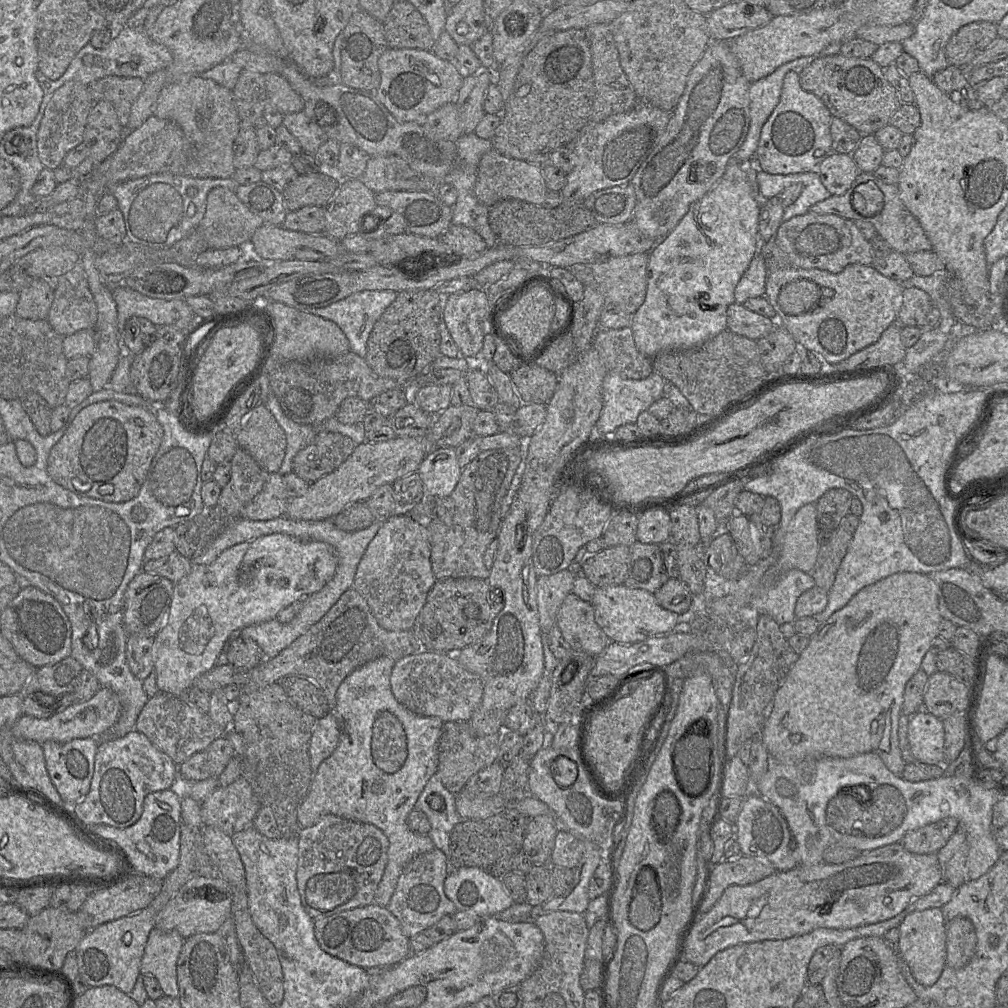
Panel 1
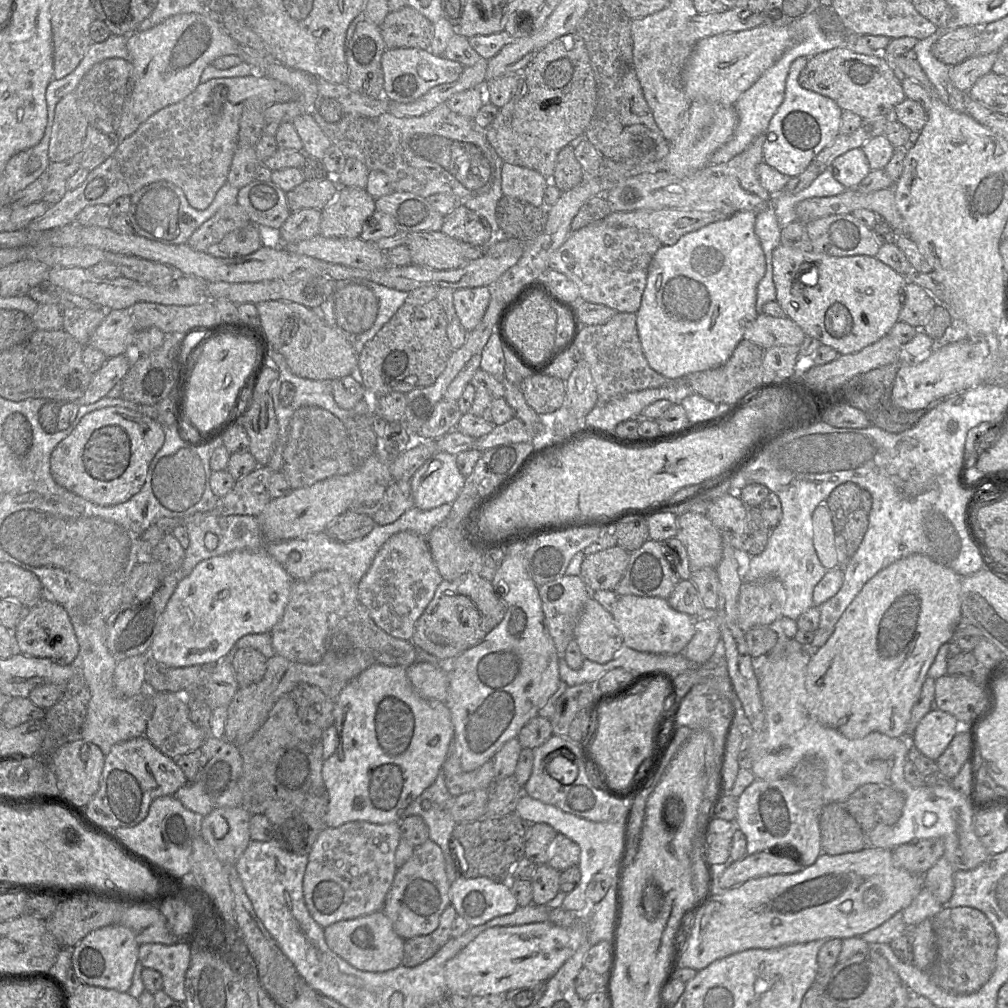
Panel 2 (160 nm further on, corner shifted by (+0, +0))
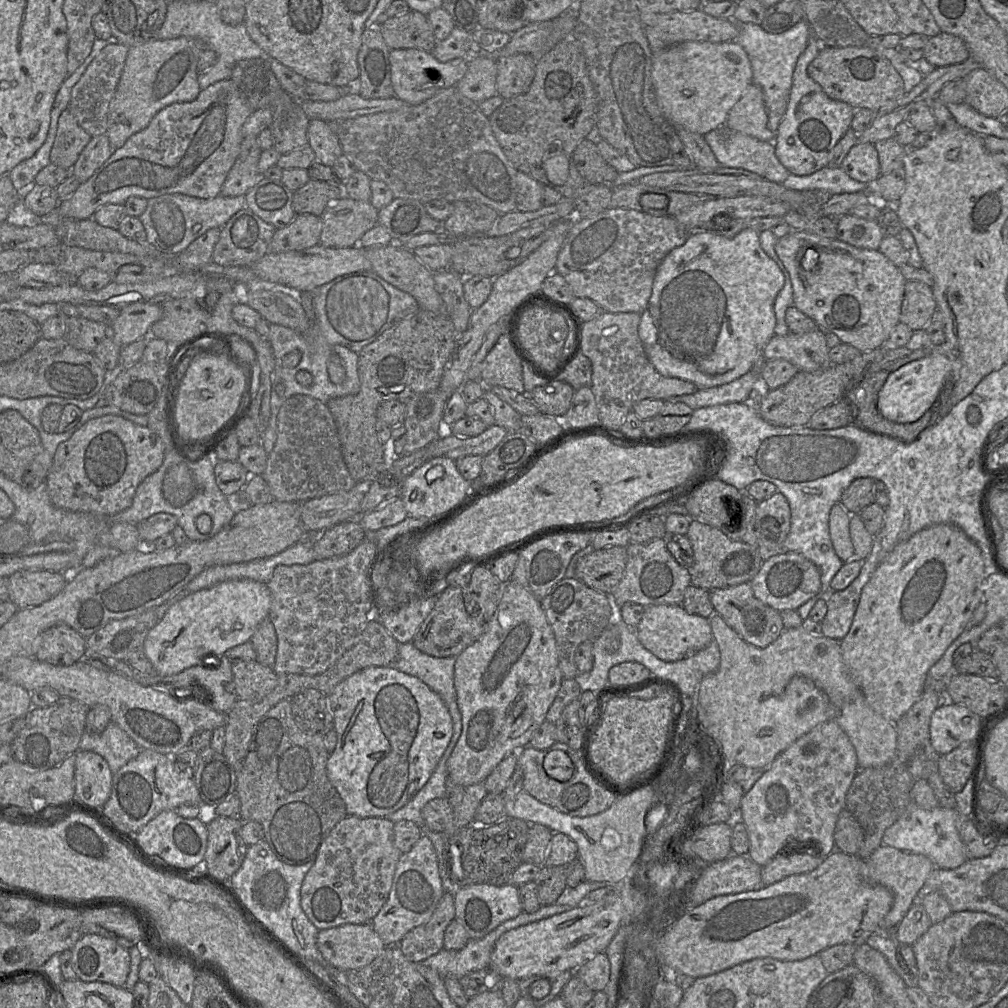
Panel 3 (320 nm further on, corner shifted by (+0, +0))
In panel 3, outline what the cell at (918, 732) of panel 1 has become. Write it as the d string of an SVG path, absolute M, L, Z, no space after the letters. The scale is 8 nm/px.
M950 703L938 707L931 715L929 724L932 747L939 755L944 755L964 742L971 742L973 745L982 728L984 718L984 716L979 717L965 706L959 704Z

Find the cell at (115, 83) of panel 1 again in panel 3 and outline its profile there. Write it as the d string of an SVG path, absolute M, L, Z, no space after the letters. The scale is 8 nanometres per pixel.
M109 44L105 46L72 87L68 109L73 114L79 126L91 137L106 134L109 105L123 71L128 49L127 46L122 44Z

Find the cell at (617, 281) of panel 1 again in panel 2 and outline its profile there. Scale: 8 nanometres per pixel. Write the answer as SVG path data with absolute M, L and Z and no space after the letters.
M597 221L571 232L563 245L550 257L548 267L549 270L563 273L577 286L580 302L605 305L617 313L637 313L647 284L649 265L661 246L657 238L635 227L612 227Z

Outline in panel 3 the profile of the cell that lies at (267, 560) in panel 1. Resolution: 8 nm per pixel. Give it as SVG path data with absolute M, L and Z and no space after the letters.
M238 579L220 582L191 592L169 607L147 633L143 650L155 672L171 676L192 666L217 662L224 653L251 639L258 625L268 618L271 593L266 584Z

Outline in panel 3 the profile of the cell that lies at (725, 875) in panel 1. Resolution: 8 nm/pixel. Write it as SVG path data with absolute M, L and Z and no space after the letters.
M800 848L776 855L762 867L761 878L764 886L779 882L786 877L809 873L815 870L824 860L818 855L819 848L813 850Z

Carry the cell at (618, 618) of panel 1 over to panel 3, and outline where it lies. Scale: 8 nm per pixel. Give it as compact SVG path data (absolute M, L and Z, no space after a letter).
M681 605L646 606L642 619L636 626L640 643L652 654L666 662L684 659L704 649L712 641L712 631L707 618L689 614Z

